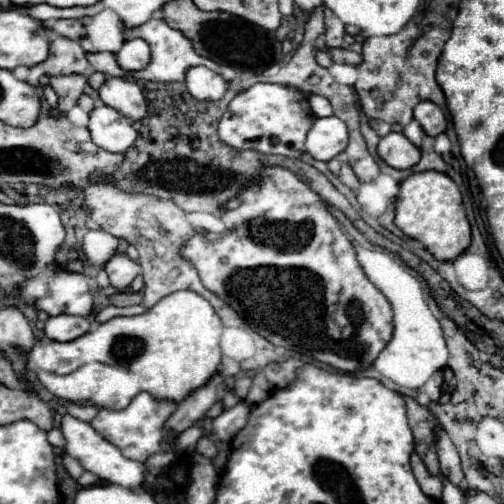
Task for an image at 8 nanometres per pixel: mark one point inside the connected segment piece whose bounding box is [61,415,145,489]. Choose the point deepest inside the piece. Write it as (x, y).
(96, 455)

